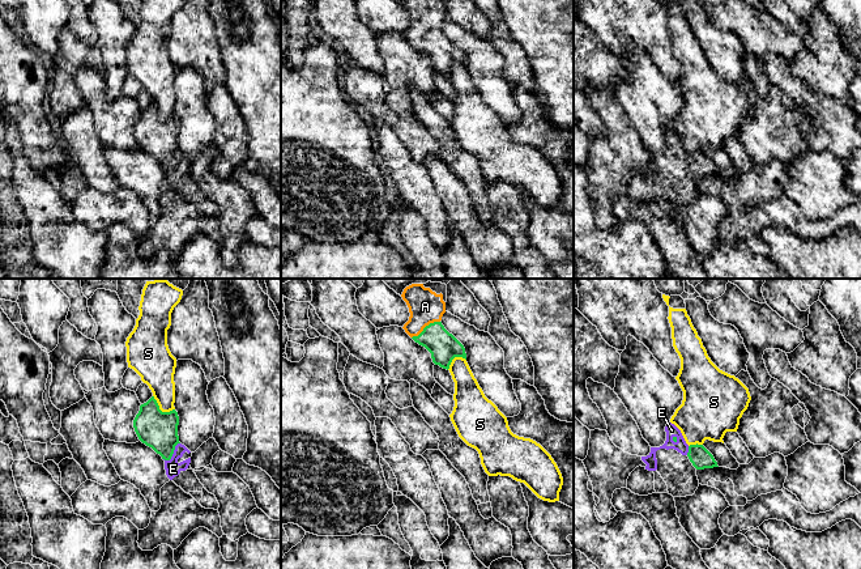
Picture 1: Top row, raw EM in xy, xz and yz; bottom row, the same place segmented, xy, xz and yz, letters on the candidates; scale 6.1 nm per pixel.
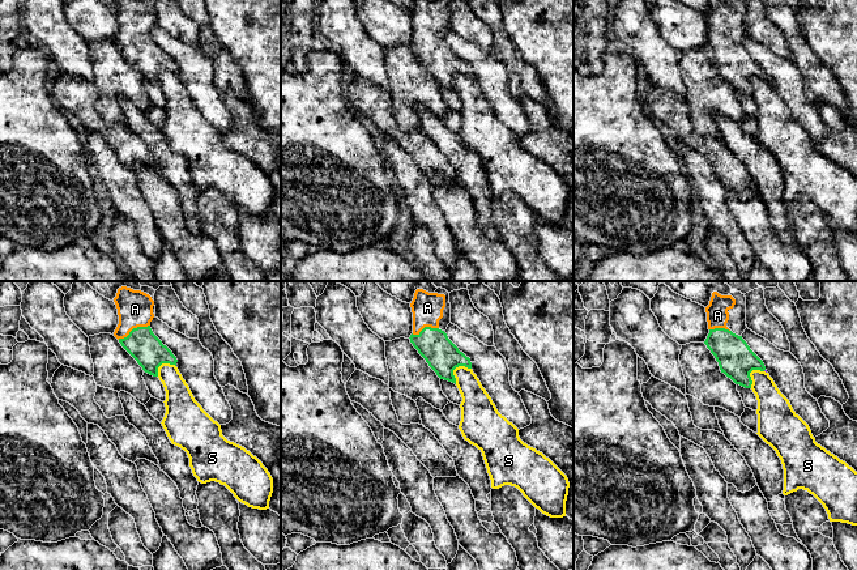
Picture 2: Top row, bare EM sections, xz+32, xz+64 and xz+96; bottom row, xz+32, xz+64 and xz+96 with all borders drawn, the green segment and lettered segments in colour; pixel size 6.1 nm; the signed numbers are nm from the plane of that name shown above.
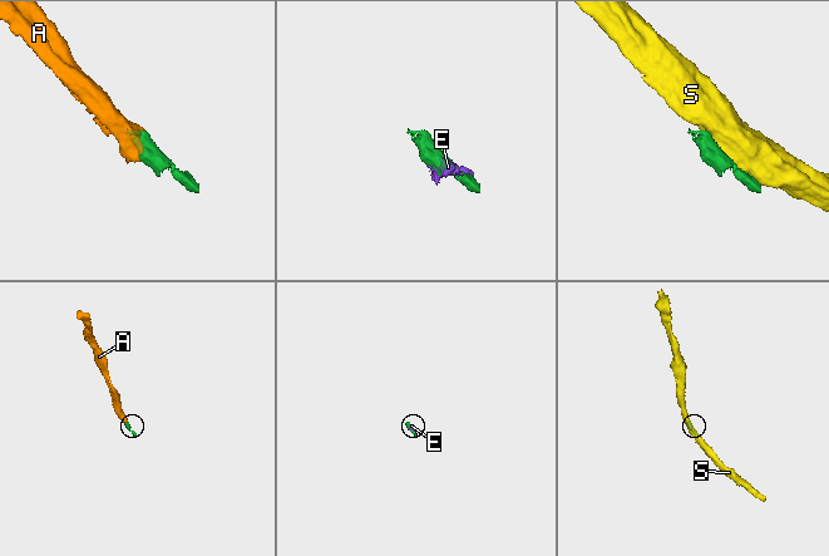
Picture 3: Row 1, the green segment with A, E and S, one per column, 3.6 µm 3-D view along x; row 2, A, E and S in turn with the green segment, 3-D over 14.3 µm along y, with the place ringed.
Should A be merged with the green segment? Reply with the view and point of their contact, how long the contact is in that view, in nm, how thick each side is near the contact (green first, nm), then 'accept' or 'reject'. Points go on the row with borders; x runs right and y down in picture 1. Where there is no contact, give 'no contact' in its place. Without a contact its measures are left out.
meets green in xz at (425, 327); contact 200 nm long; 180 nm thick on the green side, 200 nm on the other; accept

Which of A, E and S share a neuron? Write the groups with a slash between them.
A E / S

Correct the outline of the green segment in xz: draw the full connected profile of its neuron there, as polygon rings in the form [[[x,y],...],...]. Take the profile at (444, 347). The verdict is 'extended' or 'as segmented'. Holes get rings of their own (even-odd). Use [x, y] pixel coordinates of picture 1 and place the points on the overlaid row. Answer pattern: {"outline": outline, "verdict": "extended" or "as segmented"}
{"outline": [[[412,284],[404,289],[401,297],[410,313],[402,328],[431,353],[435,365],[448,370],[455,357],[466,360],[464,345],[440,322],[446,313],[446,284]]], "verdict": "extended"}

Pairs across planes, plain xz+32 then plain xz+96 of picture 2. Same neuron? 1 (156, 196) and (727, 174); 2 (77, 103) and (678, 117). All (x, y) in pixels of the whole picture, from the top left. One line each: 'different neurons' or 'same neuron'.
1: different neurons
2: same neuron

